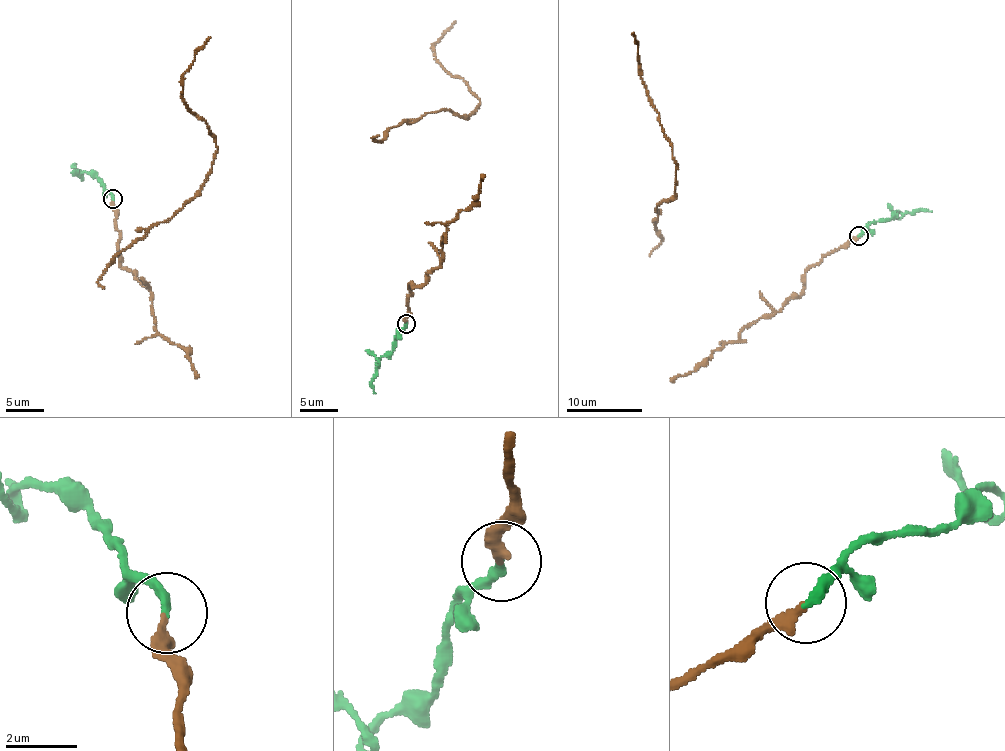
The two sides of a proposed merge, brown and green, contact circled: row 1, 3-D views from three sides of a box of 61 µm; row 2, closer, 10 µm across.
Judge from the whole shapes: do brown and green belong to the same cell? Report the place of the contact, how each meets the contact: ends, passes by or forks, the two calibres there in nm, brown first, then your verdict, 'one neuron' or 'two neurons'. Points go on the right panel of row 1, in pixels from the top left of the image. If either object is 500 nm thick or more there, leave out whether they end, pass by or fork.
at (859, 235); brown ends there; green ends there; 260 nm thick on the brown side, 240 nm on the other; two neurons

